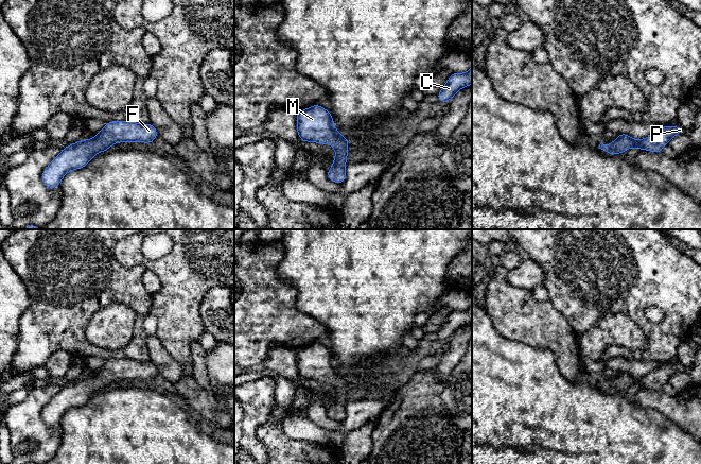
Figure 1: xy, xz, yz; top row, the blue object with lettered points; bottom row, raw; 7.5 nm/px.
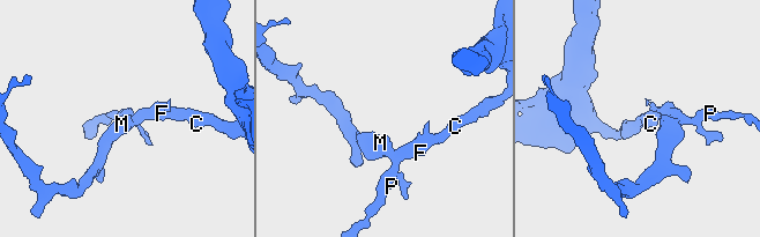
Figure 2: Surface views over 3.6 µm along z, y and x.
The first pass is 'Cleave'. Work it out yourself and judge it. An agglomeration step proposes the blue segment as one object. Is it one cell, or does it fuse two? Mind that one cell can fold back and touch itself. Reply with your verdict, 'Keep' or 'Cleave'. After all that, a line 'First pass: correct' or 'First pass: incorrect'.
Keep
First pass: incorrect

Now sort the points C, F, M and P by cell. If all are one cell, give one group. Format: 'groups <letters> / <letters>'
groups C F M P

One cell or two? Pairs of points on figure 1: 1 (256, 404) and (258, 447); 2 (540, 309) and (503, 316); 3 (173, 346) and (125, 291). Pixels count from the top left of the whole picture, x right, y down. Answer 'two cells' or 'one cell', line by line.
1: one cell
2: one cell
3: two cells

